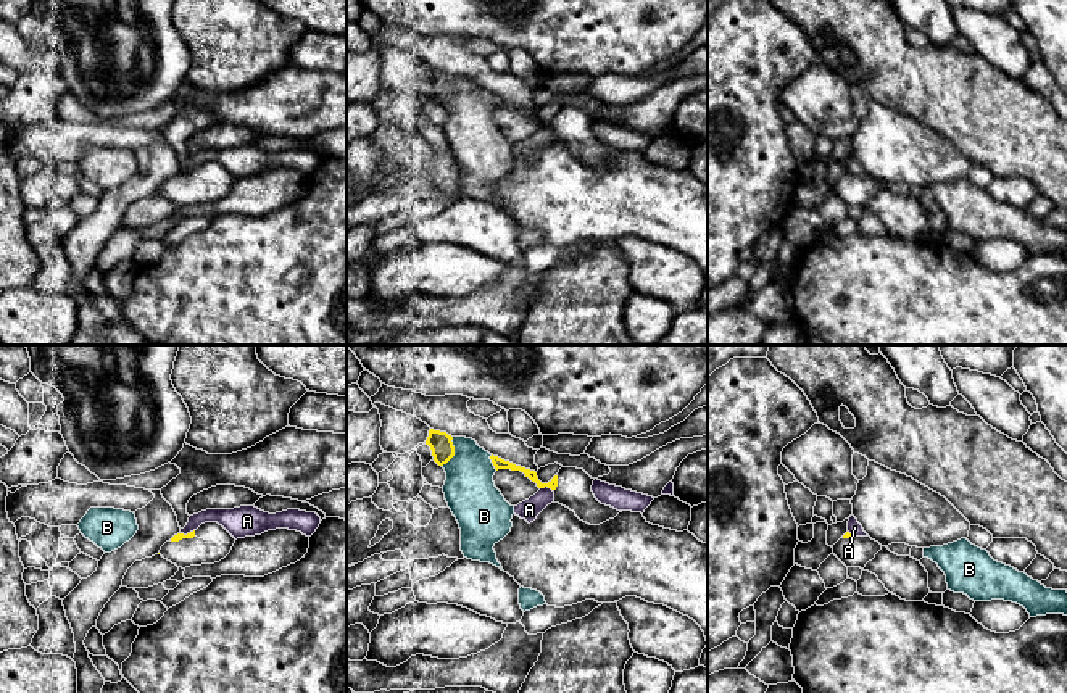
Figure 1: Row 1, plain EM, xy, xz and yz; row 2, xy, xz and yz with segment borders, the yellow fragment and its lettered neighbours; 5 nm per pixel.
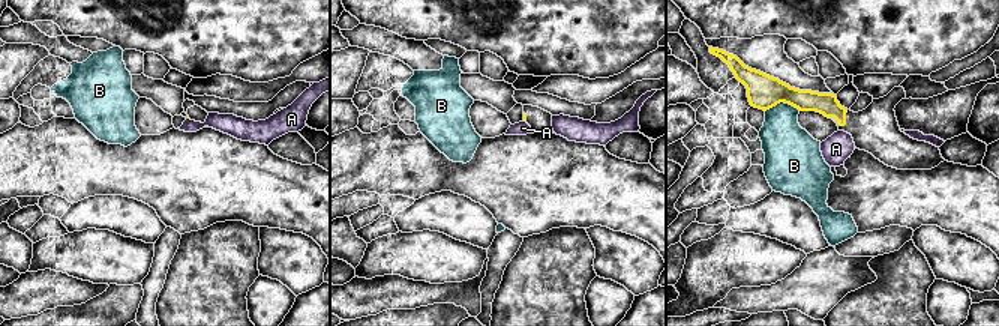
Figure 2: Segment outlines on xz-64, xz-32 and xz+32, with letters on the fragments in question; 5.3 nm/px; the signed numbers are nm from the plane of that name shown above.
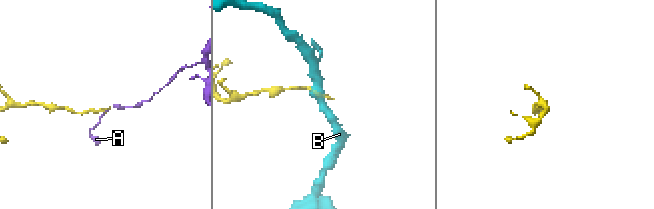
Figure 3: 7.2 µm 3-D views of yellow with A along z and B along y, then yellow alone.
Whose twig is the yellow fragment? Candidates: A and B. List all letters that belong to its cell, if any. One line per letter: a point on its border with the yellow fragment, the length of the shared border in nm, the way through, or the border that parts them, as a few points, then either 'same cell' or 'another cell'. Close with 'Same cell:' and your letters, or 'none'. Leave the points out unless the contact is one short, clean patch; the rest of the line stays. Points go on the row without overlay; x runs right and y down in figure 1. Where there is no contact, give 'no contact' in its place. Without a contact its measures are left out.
A: meets yellow in xz at (547, 124); contact 70 nm long; border along xz (540, 126), (552, 129); another cell
B: meets yellow in xz at (453, 91); contact 160 nm long; border along xz (453, 76), (453, 94), (442, 105); another cell
Same cell: none

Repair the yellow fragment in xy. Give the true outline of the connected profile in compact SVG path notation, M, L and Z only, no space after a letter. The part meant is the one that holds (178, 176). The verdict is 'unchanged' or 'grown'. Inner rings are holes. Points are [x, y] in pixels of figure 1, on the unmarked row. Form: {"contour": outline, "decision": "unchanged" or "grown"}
{"contour": "M205 161L197 169L177 172L166 181L160 193L177 206L214 203L224 198L235 177L218 161Z", "decision": "grown"}

